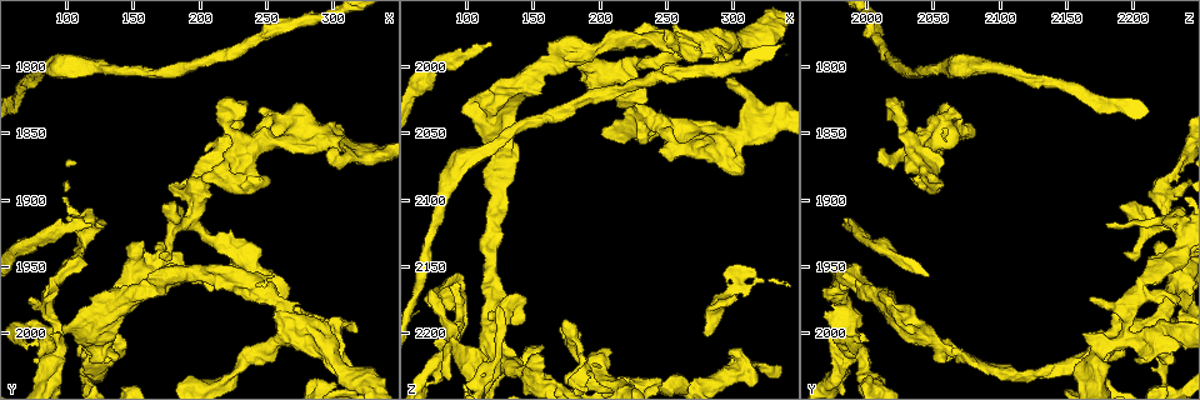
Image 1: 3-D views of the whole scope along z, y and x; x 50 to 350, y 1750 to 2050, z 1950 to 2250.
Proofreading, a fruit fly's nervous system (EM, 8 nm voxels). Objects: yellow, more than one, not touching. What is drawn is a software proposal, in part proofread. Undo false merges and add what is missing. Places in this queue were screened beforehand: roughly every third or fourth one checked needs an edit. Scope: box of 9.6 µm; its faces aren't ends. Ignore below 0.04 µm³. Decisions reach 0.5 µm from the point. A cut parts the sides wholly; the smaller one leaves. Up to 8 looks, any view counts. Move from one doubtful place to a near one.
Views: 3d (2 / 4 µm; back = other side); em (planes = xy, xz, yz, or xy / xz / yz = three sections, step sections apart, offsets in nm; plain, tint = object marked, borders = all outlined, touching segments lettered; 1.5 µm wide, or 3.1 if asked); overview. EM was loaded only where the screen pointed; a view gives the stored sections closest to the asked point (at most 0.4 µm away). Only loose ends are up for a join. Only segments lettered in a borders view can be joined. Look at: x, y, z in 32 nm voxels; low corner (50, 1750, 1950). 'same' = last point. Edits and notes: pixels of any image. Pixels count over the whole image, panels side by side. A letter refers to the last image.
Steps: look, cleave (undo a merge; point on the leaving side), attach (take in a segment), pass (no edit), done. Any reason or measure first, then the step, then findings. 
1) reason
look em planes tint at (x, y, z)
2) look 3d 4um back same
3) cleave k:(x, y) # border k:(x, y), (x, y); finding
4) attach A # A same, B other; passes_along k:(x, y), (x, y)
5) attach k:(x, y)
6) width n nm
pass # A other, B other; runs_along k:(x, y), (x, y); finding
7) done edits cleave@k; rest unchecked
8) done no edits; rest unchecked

free end
look em planes borders at (236, 1826, 2028)

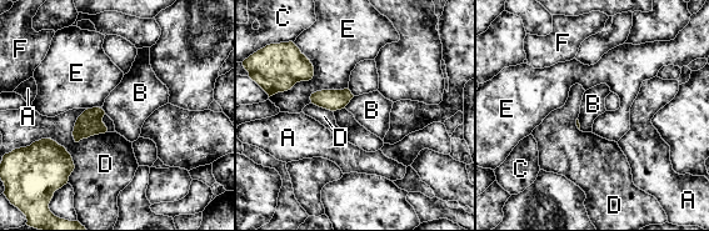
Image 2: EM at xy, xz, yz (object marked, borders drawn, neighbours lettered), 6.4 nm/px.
pass # A other, B other, C other, D other, E other, F other; border 2:(354, 96), (344, 108); no lettered segment goes on from it

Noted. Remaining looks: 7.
branch stops here
look em planes plain at (118, 1920, 1984)

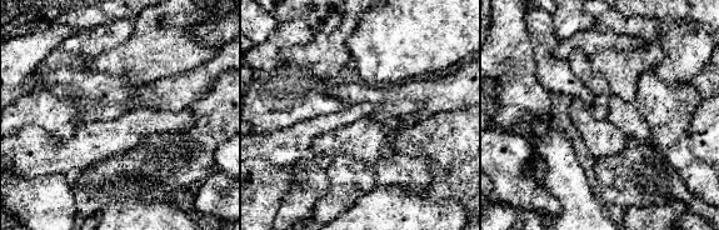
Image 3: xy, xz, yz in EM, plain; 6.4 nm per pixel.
what lies round it
look em planes borders same

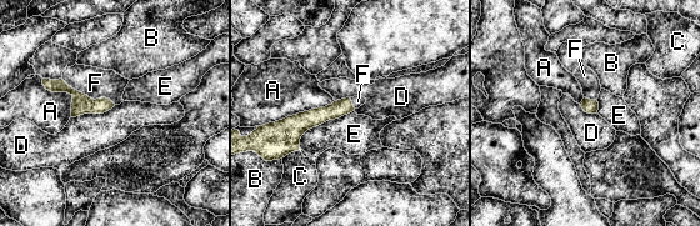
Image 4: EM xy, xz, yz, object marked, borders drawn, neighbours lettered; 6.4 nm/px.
longest_contact A 480 nm
attach F # A other, B other, C other, D other, E other, F same; passes_along 4:(81, 104), (88, 96), (95, 83); the cell continues

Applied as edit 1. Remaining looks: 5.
thick end
look em yz step 8 borders at (90, 2002, 2162)

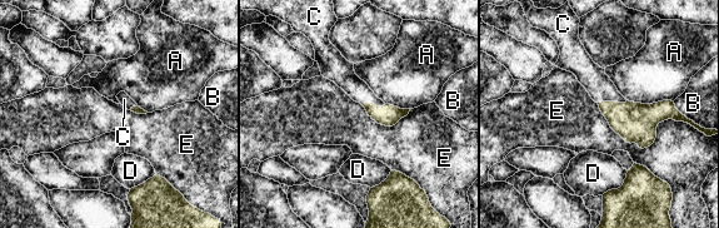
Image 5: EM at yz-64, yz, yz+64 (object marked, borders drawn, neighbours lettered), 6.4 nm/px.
cut it another way
look em planes borders same

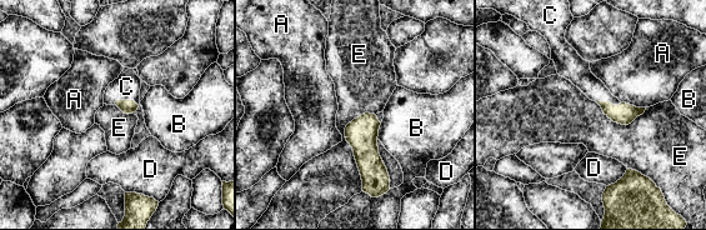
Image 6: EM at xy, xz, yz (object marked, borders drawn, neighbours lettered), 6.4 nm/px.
longest_contact E 500 nm
attach C # A other, B other, C same, D other, E other; passes_along 6:(128, 106), (126, 100), (126, 86); it goes on there

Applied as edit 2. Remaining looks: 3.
done edits attach@4, attach@6; rest unchecked

